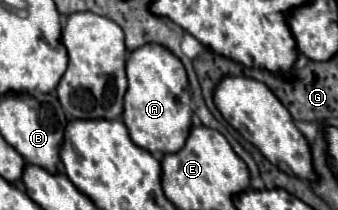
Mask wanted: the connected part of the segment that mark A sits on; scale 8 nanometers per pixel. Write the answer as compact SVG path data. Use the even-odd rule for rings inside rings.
M144 44L130 52L126 60L128 90L124 94L122 122L136 146L152 154L178 152L190 132L192 104L188 90L188 74L184 64L168 48L160 44Z

